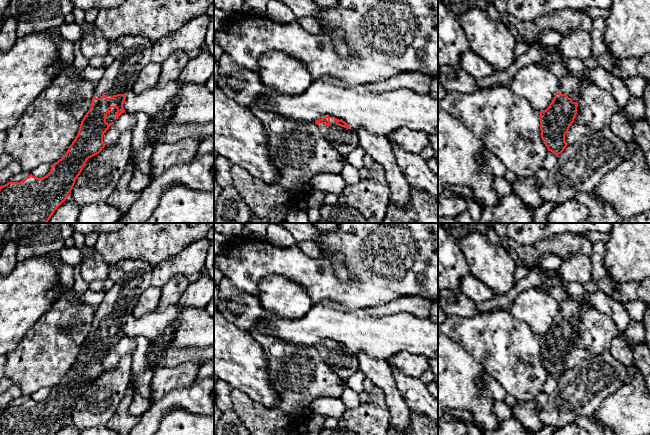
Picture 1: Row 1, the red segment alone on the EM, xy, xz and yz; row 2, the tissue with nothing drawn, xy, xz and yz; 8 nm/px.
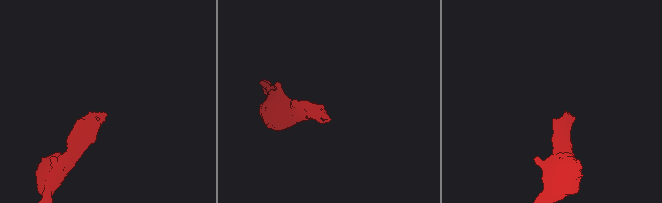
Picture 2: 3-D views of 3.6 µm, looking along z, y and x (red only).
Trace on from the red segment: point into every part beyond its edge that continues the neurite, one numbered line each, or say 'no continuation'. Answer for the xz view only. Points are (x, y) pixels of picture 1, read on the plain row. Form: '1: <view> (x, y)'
1: xz (344, 364)

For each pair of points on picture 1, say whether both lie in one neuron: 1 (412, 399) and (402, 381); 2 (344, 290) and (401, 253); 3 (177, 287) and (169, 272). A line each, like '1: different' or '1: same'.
1: same
2: same
3: different

